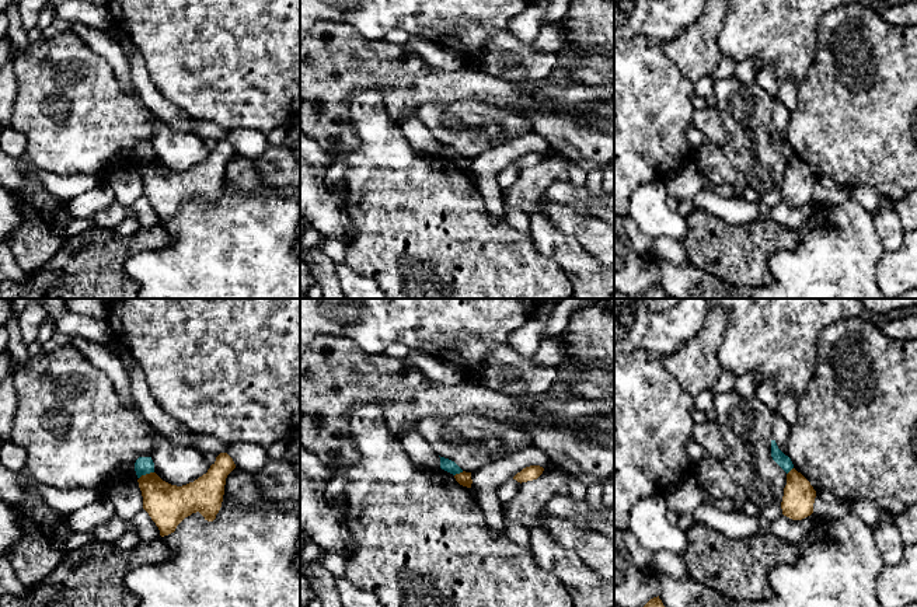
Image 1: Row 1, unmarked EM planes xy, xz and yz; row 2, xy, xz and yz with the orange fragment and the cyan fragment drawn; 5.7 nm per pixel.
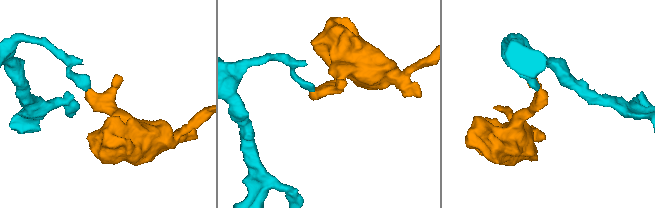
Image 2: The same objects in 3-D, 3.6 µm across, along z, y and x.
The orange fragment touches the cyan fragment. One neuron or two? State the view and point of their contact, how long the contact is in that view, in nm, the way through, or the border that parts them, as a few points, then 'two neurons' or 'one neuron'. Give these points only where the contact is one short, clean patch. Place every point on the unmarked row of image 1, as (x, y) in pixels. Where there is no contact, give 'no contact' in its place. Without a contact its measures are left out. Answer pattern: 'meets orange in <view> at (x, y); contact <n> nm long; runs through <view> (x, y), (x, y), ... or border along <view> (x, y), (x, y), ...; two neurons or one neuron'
meets orange in xy at (146, 160); contact 100 nm long; border along xy (153, 157), (139, 164); two neurons

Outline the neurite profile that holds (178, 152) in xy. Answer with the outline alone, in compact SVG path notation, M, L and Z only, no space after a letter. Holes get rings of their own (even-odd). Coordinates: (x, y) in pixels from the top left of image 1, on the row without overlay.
M149 111L154 128L151 146L154 158L165 168L177 172L193 168L208 158L210 150L205 139L196 133L182 133L171 130L156 114Z

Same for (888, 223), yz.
M890 207L889 210L876 210L875 226L882 241L882 248L885 252L897 251L904 238L904 227L902 226L902 219L897 212Z

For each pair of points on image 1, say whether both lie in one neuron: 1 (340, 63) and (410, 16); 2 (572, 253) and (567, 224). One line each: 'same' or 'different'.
1: different
2: different

